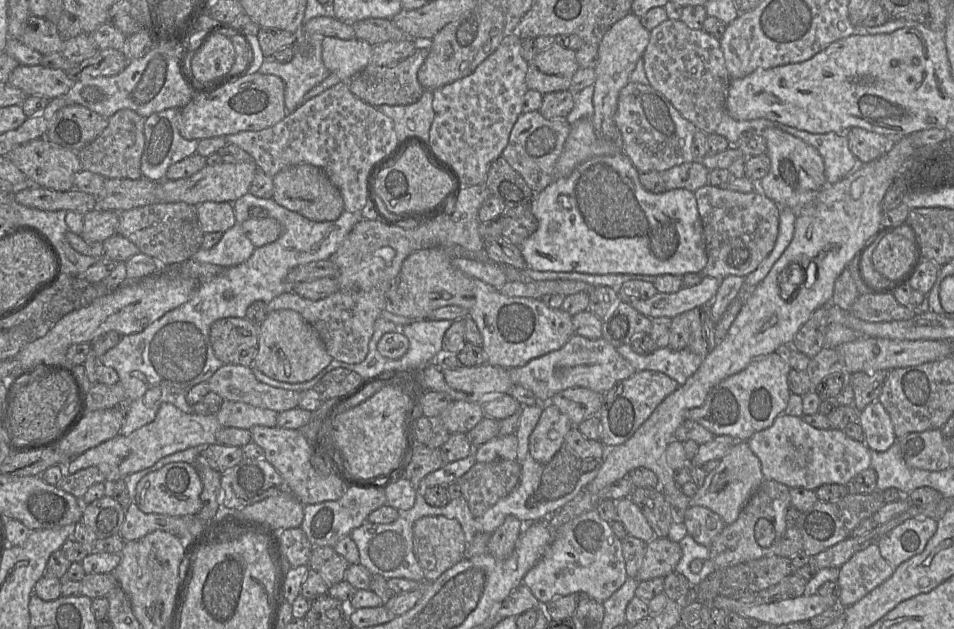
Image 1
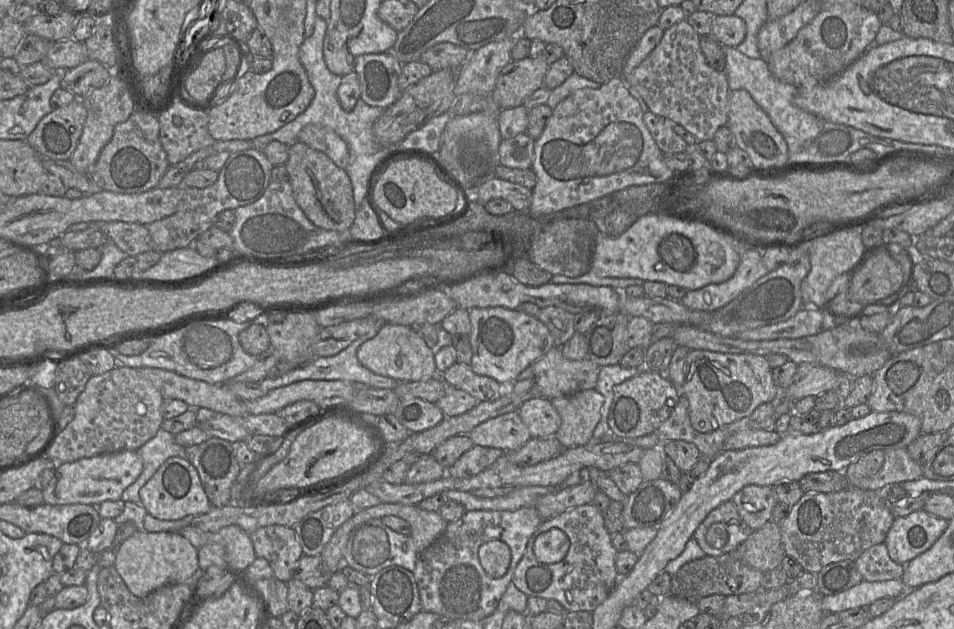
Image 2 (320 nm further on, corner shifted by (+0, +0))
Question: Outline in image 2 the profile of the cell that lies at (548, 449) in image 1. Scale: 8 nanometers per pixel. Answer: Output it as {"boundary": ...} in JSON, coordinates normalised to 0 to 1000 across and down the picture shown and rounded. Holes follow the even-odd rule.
{"boundary":[[[542,653],[504,672],[492,693],[497,707],[521,712],[529,720],[543,715],[558,696]]]}

